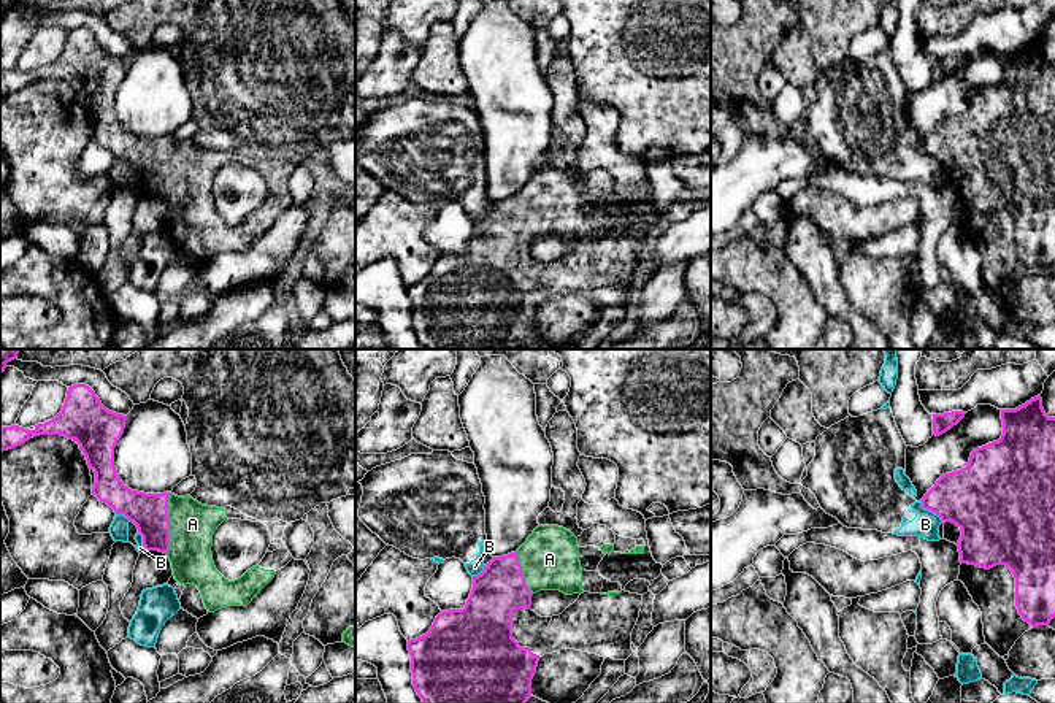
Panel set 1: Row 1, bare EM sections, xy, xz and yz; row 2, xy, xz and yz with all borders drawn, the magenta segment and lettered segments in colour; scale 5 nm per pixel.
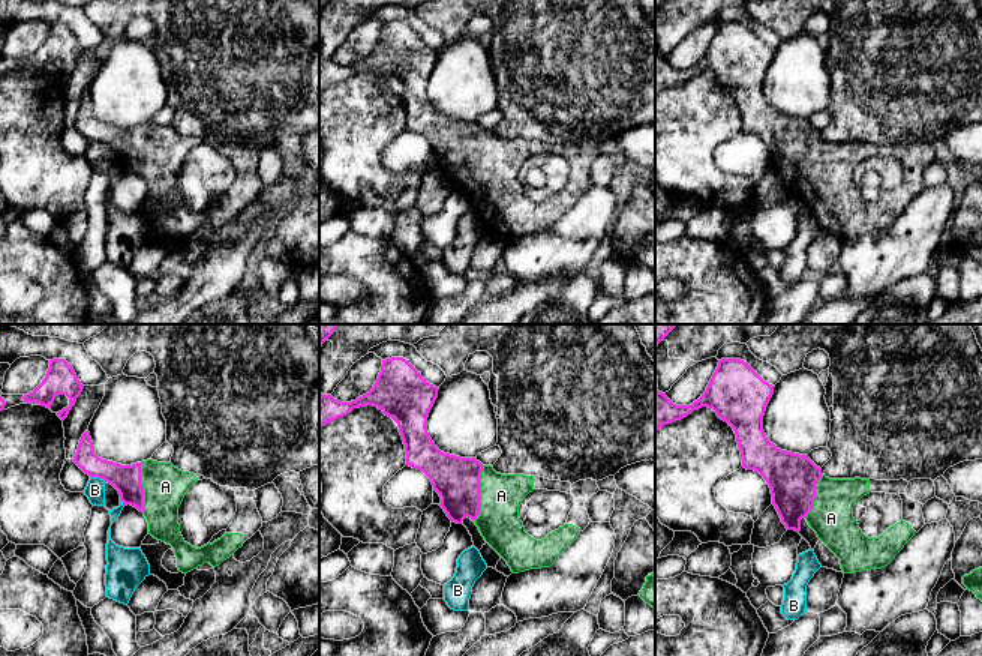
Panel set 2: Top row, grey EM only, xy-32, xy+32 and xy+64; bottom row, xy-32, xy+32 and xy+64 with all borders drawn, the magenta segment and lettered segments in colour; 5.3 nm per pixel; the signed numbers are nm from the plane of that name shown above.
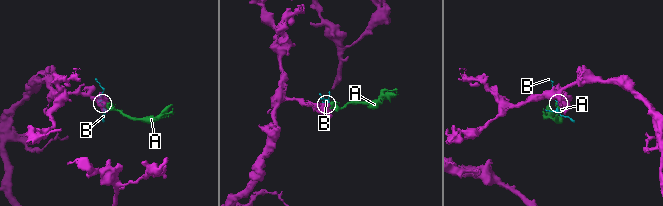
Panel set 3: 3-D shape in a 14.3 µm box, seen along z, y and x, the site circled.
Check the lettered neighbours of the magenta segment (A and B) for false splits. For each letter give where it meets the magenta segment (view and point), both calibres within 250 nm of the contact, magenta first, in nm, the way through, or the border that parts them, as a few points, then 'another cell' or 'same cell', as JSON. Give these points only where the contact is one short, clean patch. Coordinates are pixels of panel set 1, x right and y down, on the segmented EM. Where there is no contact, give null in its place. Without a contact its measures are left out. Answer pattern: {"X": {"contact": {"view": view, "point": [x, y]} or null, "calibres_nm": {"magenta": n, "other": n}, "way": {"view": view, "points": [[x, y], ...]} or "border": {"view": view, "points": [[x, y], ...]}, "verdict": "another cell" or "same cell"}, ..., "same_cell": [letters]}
{"A": {"contact": {"view": "xy", "point": [168, 524]}, "calibres_nm": {"magenta": 190, "other": 220}, "verdict": "same cell"}, "B": {"contact": {"view": "yz", "point": [930, 510]}, "calibres_nm": {"magenta": 340, "other": 140}, "border": {"view": "yz", "points": [[920, 502], [924, 508], [933, 511], [943, 521]]}, "verdict": "another cell"}, "same_cell": ["A"]}

